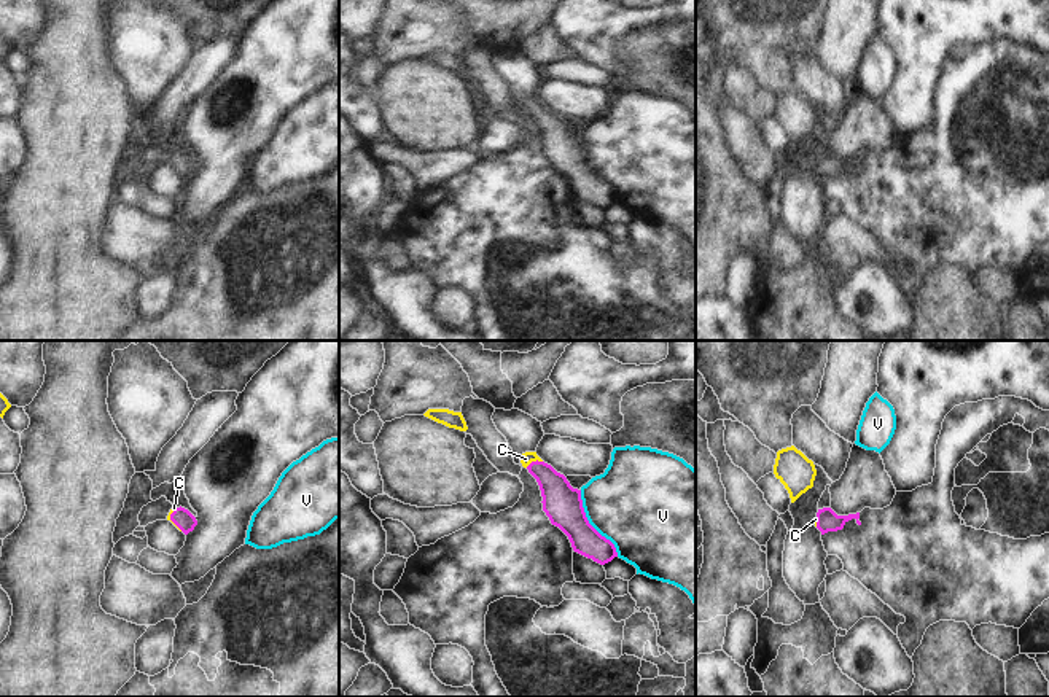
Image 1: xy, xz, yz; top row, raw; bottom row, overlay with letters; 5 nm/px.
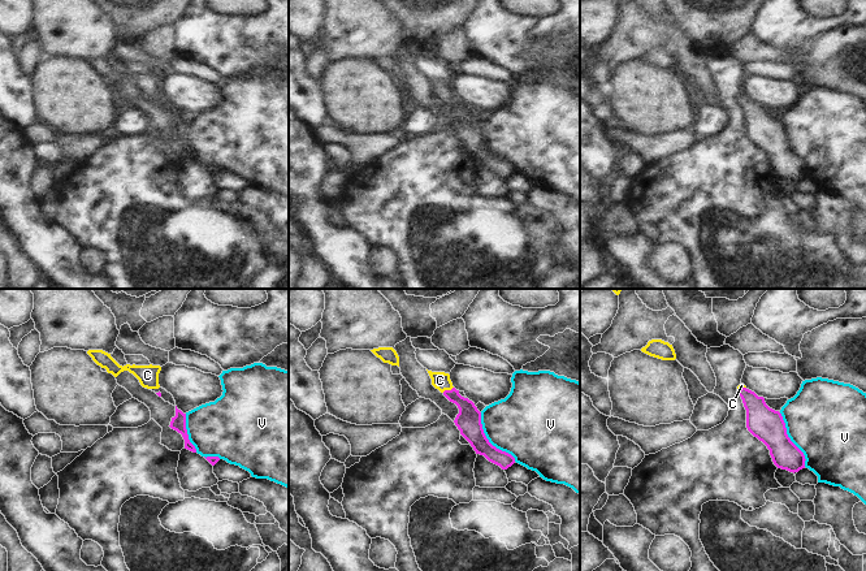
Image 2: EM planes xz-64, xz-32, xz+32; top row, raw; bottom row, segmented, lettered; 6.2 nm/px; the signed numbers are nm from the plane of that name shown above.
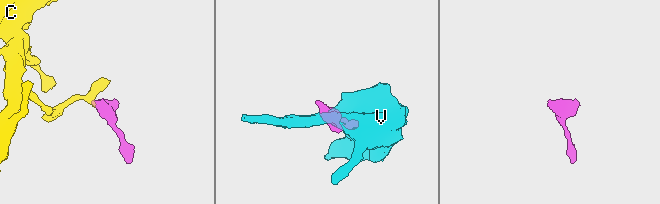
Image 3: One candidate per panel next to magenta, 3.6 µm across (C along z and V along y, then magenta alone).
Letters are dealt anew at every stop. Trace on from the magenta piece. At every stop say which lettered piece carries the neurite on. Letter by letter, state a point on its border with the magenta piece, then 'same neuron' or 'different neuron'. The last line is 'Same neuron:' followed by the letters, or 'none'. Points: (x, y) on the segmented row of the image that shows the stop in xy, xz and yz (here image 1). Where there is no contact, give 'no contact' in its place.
C: xz (534, 462) | same neuron
V: xz (589, 524) | different neuron
Same neuron: C

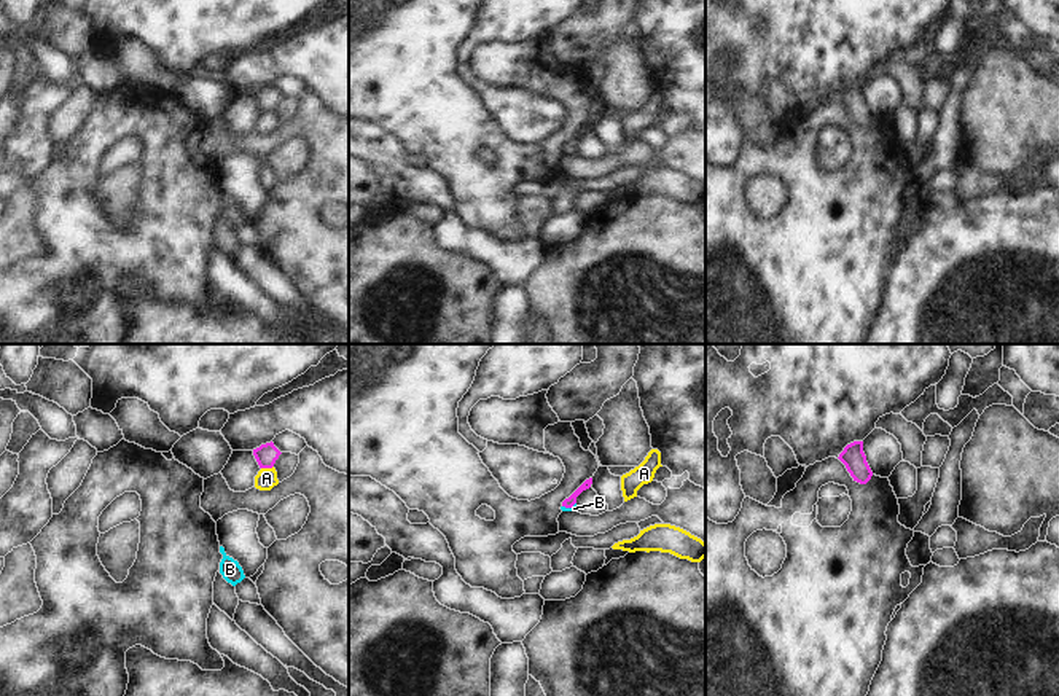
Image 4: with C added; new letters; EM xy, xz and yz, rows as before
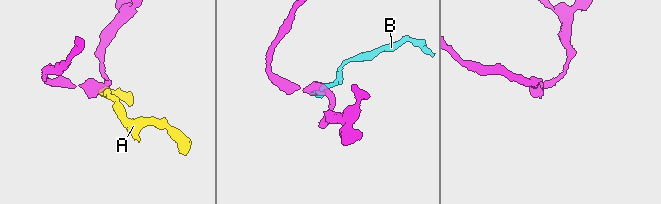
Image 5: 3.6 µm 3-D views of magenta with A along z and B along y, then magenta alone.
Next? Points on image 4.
A: xy (266, 467) | different neuron
B: xz (569, 507) | same neuron
Same neuron: B

